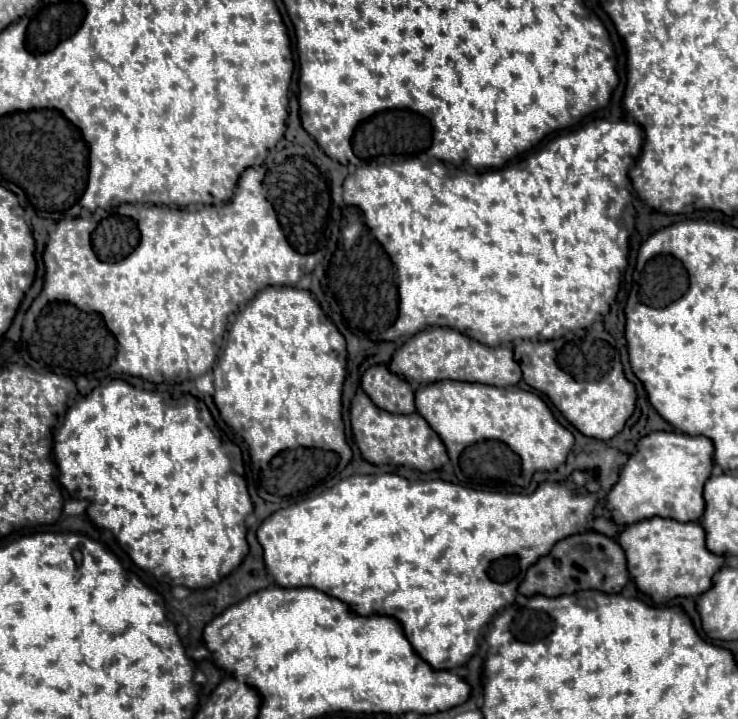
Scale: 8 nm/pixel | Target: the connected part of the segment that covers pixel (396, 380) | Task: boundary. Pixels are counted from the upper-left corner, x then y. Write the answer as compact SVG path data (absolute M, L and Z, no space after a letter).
M386 364L370 366L364 372L362 390L372 398L376 406L388 412L396 412L396 414L410 412L412 414L416 410L412 386L402 376L392 374Z

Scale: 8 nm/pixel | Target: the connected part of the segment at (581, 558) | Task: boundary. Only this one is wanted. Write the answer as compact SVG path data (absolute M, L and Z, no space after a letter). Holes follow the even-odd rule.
M586 532L560 540L548 556L540 558L532 568L528 568L526 578L520 584L518 592L524 596L536 596L536 594L562 596L578 590L600 590L608 594L618 594L626 582L628 582L628 568L620 544L604 534ZM570 546L572 546L572 554L570 554Z

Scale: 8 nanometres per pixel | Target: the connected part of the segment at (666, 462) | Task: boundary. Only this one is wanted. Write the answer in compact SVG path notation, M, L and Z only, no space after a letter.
M652 432L640 438L636 452L620 470L616 486L608 494L612 520L634 524L652 516L674 518L678 522L698 522L704 516L702 488L714 468L714 444L706 436L682 432Z

